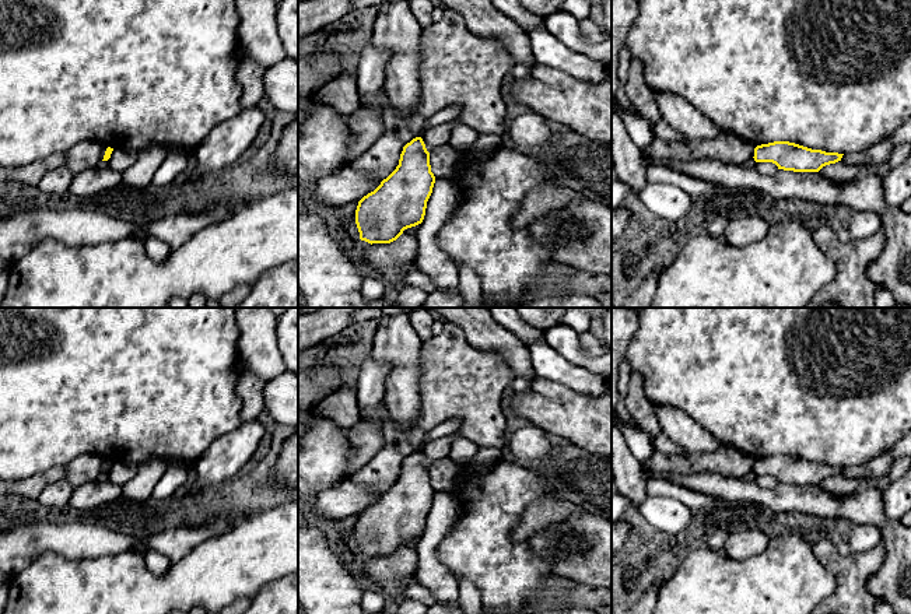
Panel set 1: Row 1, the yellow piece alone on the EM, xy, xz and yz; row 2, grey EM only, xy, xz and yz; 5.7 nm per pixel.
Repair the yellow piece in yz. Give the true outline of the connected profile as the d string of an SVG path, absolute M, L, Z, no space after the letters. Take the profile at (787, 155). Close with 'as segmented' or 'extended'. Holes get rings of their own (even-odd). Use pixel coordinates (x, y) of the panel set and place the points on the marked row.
M774 141L754 148L756 162L772 162L778 169L819 172L823 166L841 161L844 154L812 150L789 141Z; as segmented

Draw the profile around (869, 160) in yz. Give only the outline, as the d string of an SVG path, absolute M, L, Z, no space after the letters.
M911 117L893 134L865 151L844 154L841 161L848 165L862 166L865 172L875 172L877 166L889 162L893 148L904 143L911 144Z

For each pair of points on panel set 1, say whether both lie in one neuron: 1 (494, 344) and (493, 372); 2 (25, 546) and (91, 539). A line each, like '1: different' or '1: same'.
1: different
2: same

